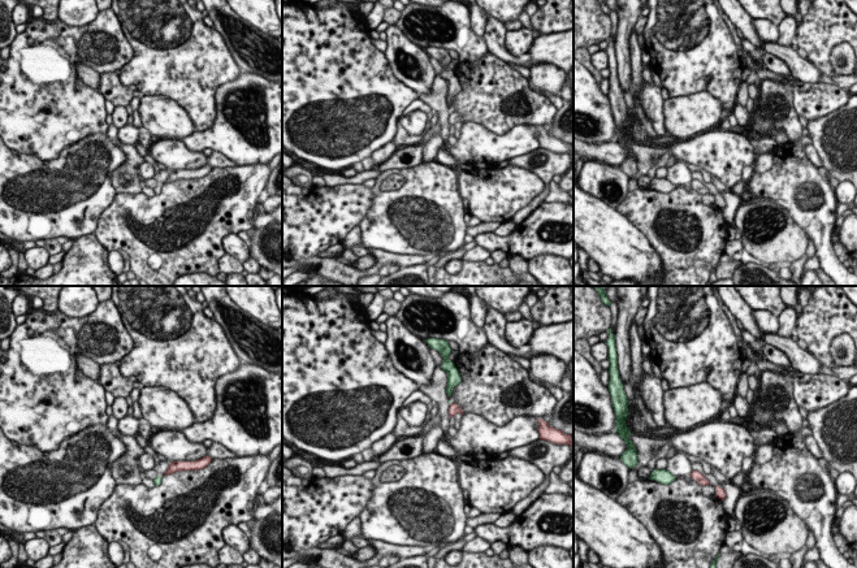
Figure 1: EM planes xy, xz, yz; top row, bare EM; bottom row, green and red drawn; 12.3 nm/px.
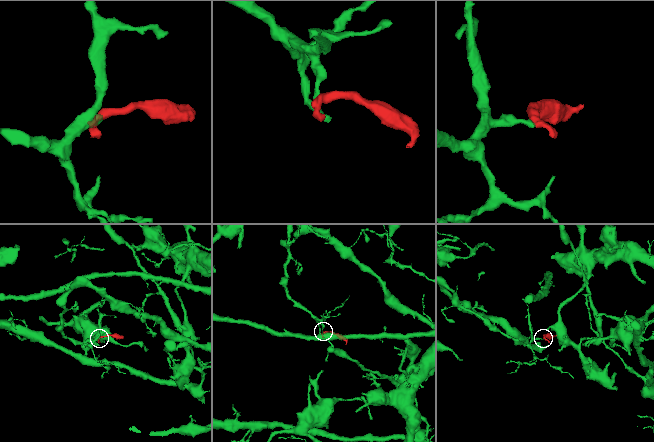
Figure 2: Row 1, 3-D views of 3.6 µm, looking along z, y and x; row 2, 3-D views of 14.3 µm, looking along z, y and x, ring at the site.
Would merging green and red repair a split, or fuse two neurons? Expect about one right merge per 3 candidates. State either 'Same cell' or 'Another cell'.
Another cell.

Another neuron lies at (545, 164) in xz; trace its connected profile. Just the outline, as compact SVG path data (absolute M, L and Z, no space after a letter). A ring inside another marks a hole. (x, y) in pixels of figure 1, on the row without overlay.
M533 149L525 155L512 157L508 160L508 165L523 168L536 174L544 183L544 191L533 198L528 205L519 209L511 218L512 222L519 225L523 222L549 194L550 181L554 175L566 174L572 166L574 160L570 153L555 153L549 149Z

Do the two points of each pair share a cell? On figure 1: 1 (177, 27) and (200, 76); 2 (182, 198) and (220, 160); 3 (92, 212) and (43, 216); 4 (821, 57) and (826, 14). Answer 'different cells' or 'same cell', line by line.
1: same cell
2: different cells
3: same cell
4: same cell

